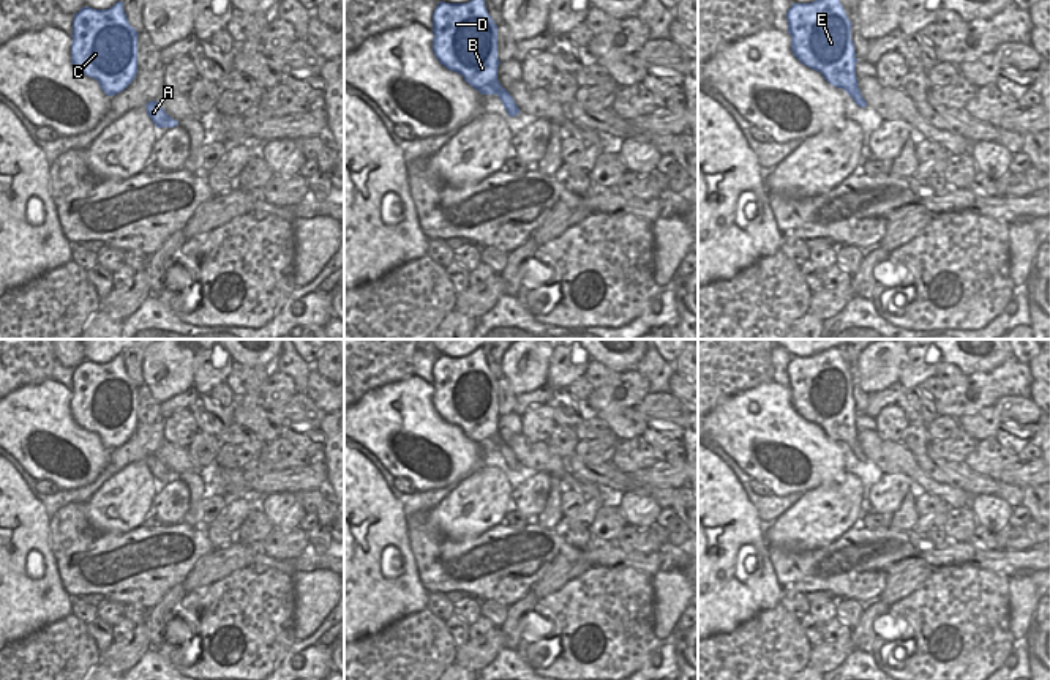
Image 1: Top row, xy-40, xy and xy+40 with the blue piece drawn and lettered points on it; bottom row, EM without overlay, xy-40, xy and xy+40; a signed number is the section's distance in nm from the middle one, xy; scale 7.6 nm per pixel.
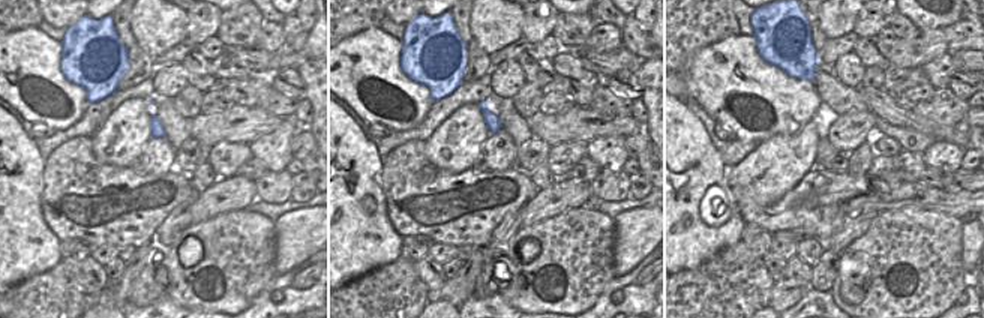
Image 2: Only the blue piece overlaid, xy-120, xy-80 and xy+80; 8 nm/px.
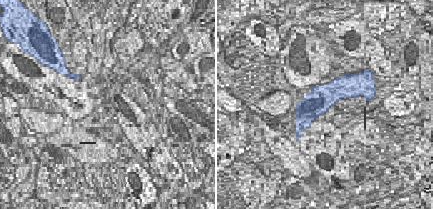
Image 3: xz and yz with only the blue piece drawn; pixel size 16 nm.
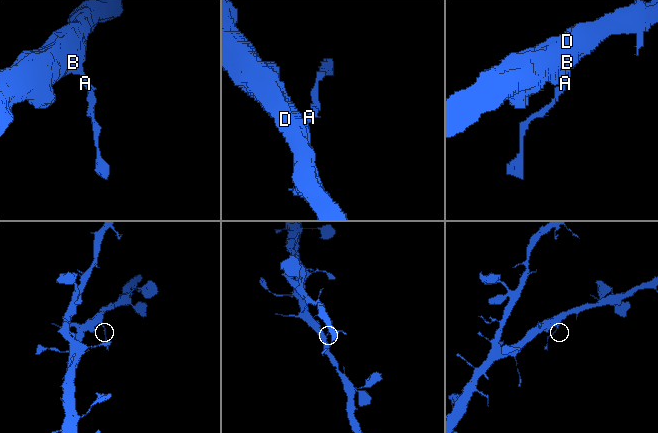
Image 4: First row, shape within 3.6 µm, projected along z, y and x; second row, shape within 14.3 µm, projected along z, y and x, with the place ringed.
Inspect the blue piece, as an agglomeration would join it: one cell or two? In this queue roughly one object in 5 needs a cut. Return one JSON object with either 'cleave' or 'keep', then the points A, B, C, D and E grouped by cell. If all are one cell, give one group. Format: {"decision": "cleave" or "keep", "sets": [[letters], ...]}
{"decision": "keep", "sets": [["A", "B", "C", "D", "E"]]}

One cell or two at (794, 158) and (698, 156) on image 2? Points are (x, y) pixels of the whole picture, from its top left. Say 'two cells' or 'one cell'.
two cells

